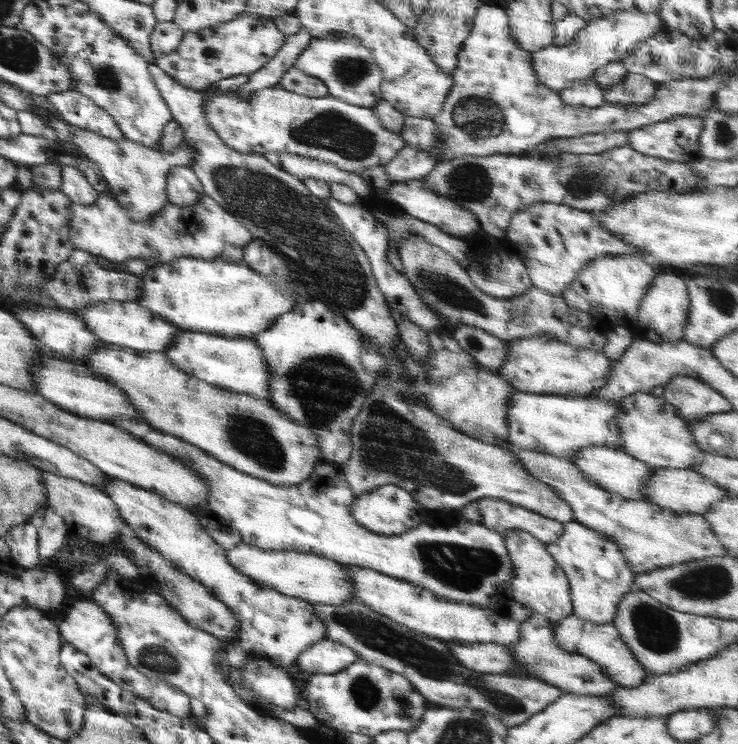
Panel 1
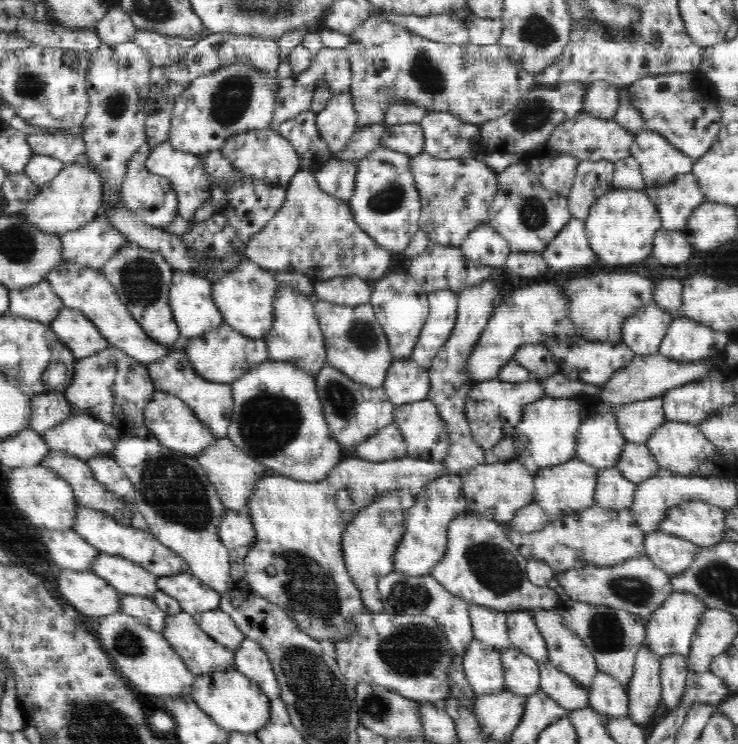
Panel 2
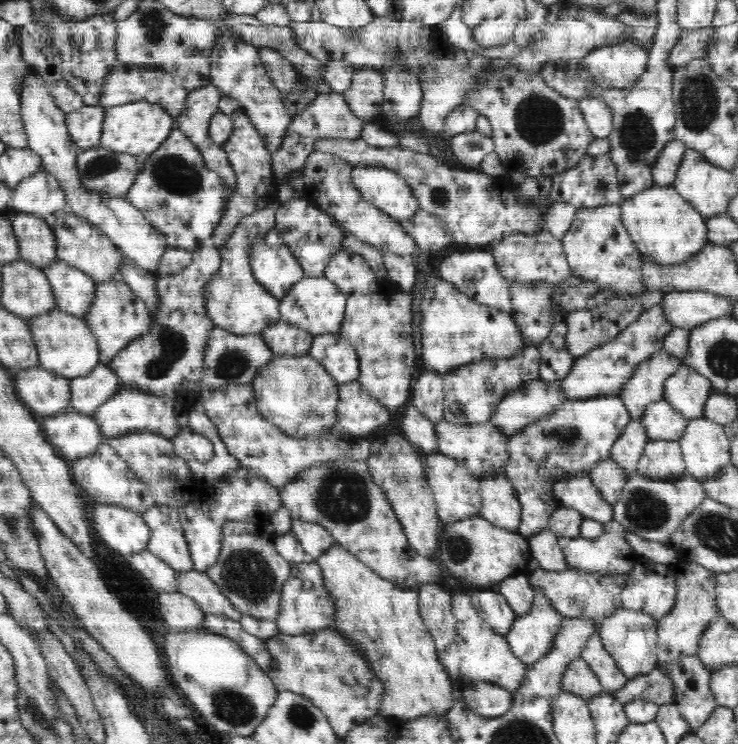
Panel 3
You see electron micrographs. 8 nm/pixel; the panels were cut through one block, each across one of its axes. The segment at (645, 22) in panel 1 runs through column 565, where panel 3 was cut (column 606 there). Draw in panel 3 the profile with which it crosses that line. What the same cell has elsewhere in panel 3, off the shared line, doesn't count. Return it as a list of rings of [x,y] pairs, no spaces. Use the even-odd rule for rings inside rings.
[[[633,42],[600,46],[588,52],[581,65],[602,88],[630,88],[646,72],[649,51]]]

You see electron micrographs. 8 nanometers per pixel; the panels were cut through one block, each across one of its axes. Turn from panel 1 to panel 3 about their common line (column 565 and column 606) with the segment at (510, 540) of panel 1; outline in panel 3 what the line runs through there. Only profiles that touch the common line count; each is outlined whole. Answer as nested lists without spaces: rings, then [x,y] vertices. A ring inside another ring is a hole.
[[[542,567],[528,573],[528,581],[534,590],[540,589],[552,608],[556,609],[562,616],[572,618],[585,618],[599,624],[612,616],[617,609],[620,609],[620,592],[626,586],[630,578],[630,573],[608,573],[602,575],[594,571],[580,571],[576,569],[566,569],[563,571],[547,571]]]

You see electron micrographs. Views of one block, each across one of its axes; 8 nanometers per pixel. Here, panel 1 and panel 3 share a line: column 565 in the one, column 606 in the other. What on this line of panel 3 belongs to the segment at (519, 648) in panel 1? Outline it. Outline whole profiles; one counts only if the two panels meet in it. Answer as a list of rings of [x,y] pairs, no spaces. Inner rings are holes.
[[[598,631],[590,636],[586,646],[582,649],[580,657],[596,673],[596,677],[601,682],[604,693],[616,694],[629,681],[618,668],[614,657],[604,648]]]

